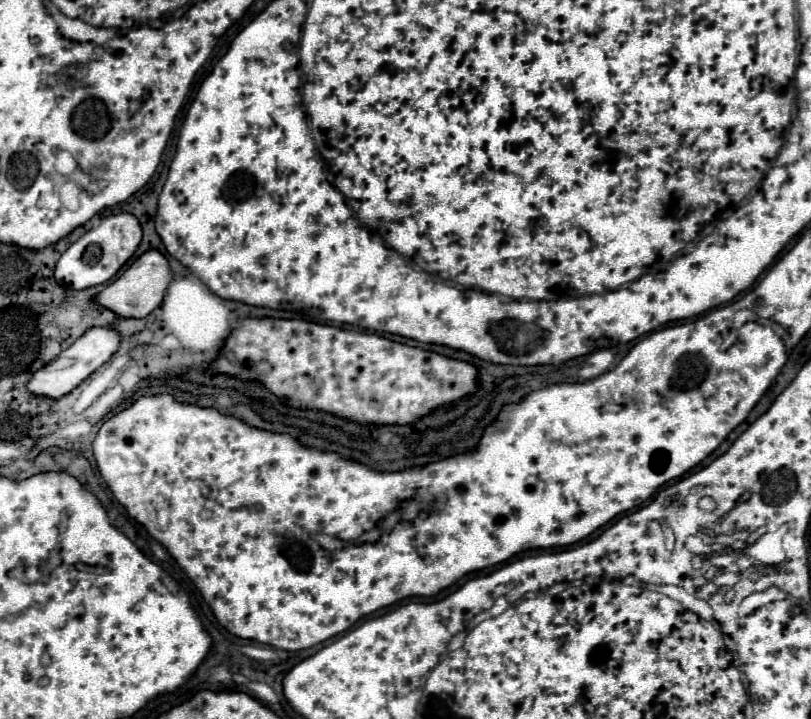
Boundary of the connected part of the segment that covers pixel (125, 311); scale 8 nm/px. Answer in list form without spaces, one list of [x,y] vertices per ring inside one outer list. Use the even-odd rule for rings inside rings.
[[[149,250],[143,256],[139,256],[113,284],[99,292],[95,296],[95,302],[121,318],[145,318],[161,304],[169,282],[171,282],[169,262],[157,250]]]

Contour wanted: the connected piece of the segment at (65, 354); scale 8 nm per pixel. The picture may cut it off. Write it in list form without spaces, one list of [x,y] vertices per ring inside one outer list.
[[[91,328],[87,330],[73,346],[69,346],[67,350],[63,350],[53,362],[45,364],[41,370],[37,370],[33,374],[33,378],[27,382],[27,390],[31,396],[35,398],[53,398],[59,400],[63,396],[67,396],[69,392],[73,392],[83,380],[87,380],[99,366],[103,366],[119,348],[119,334],[115,334],[115,330],[107,330],[107,328]]]

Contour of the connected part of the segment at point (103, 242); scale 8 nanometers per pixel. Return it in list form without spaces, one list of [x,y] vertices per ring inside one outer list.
[[[113,214],[103,218],[97,228],[83,234],[75,244],[71,244],[61,254],[55,266],[57,284],[73,290],[85,290],[89,286],[97,286],[111,280],[125,266],[125,262],[135,254],[141,236],[143,236],[141,224],[133,214]]]

